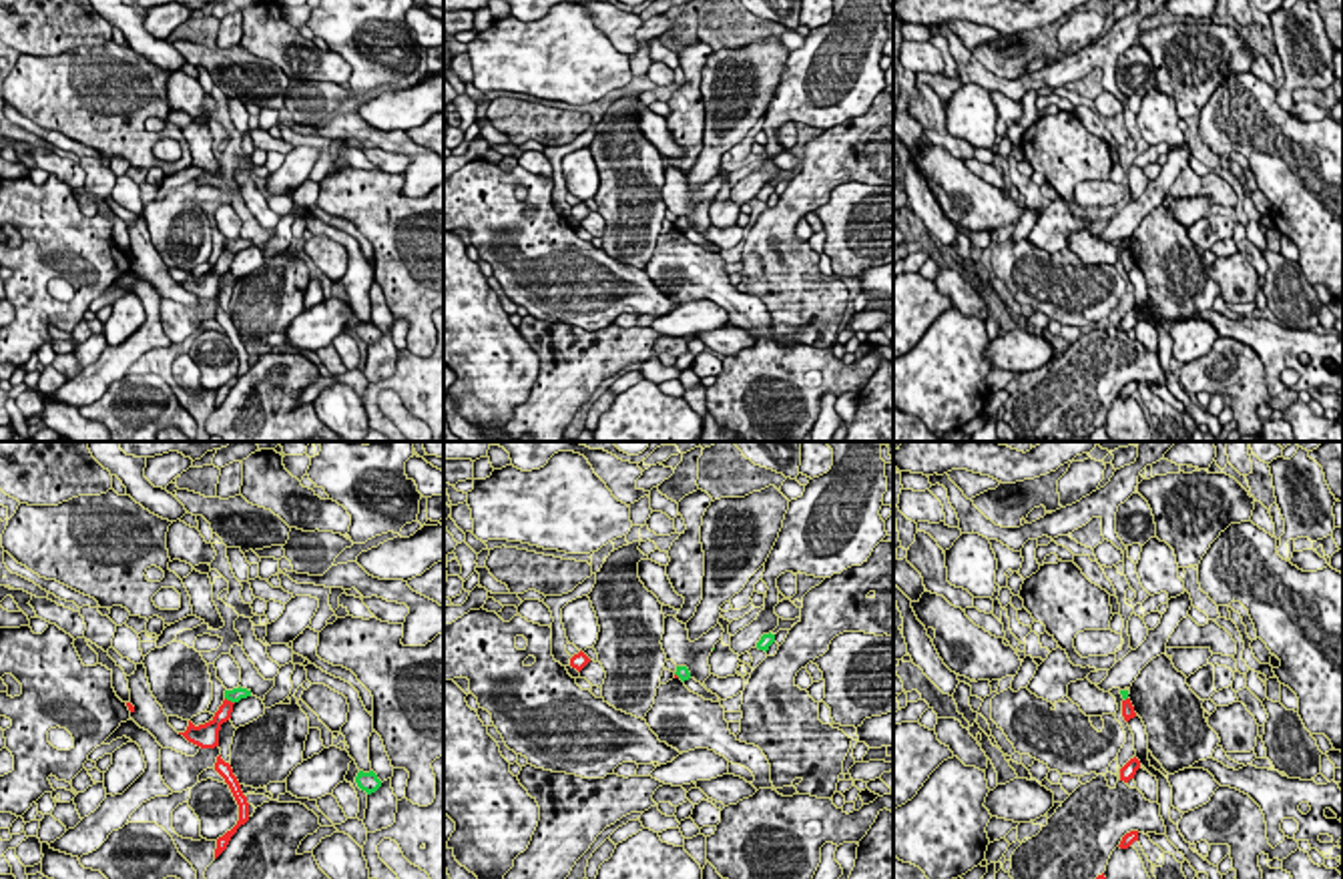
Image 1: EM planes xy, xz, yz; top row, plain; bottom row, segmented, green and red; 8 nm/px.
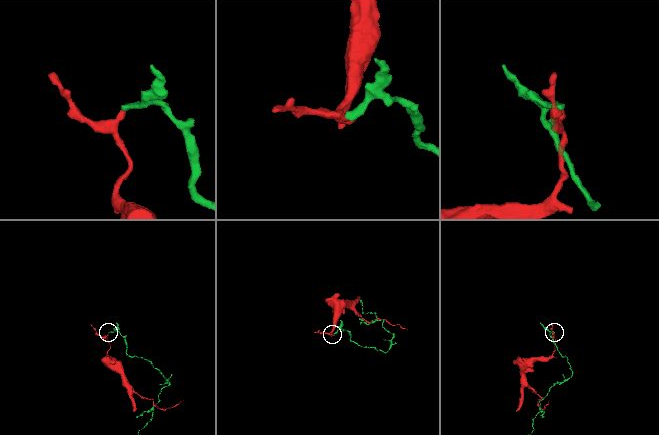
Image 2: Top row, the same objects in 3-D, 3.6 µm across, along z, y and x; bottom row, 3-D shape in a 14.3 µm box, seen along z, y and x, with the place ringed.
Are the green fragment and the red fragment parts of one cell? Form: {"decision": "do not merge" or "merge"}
{"decision": "do not merge"}

